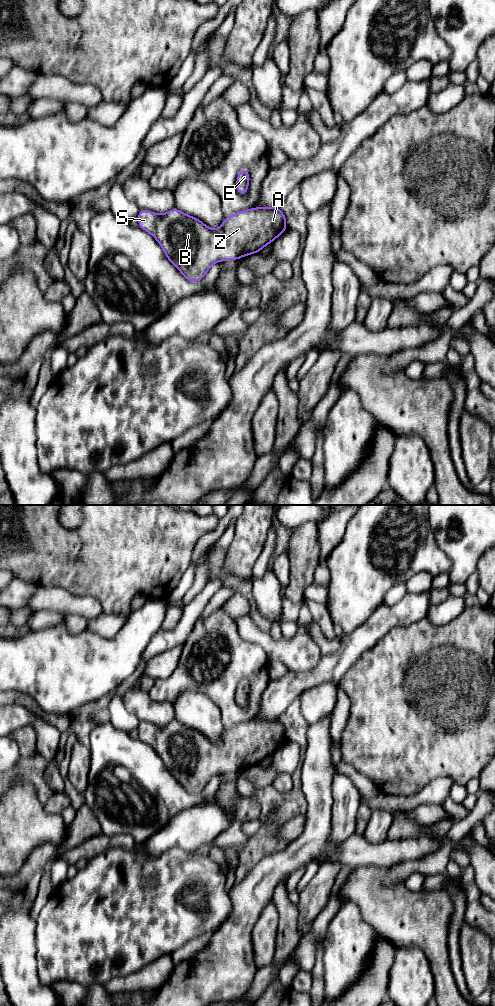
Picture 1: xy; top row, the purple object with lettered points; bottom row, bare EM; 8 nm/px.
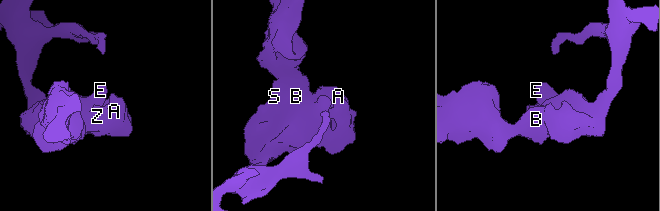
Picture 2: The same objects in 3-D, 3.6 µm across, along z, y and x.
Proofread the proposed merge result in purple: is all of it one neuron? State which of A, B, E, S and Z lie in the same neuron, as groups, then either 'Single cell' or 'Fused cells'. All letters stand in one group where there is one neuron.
Groups: A B E S Z. Single cell

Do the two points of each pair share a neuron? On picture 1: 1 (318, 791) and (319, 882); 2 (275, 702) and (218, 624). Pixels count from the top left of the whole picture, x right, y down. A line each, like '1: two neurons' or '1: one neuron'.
1: two neurons
2: two neurons

